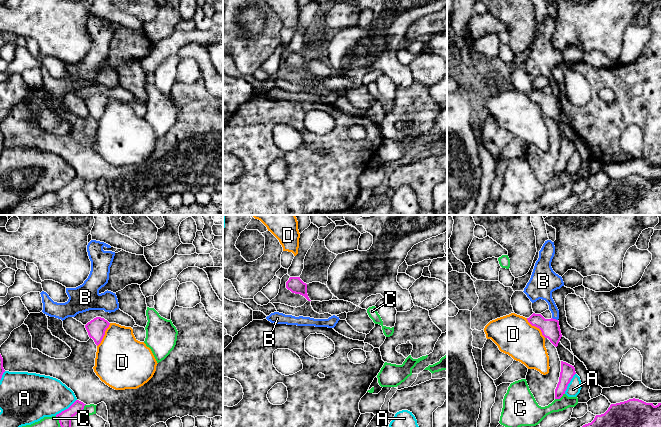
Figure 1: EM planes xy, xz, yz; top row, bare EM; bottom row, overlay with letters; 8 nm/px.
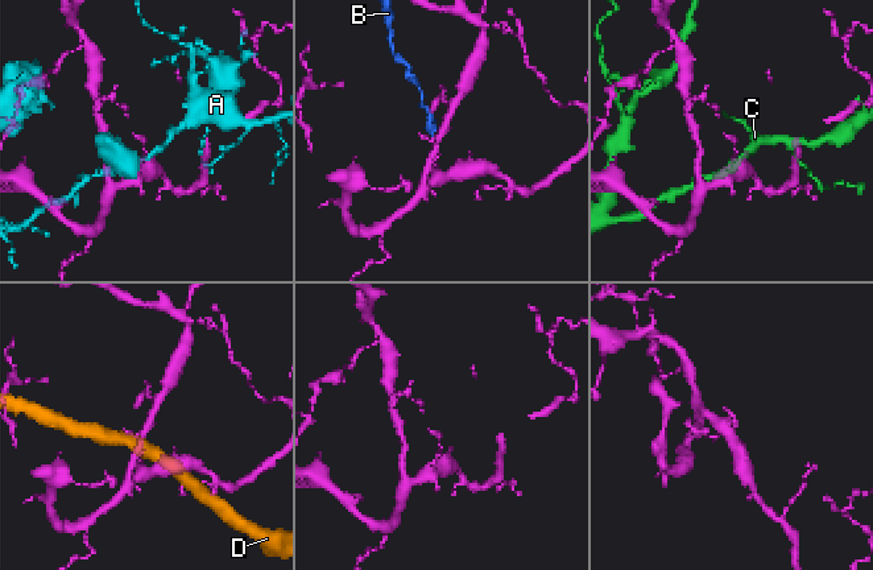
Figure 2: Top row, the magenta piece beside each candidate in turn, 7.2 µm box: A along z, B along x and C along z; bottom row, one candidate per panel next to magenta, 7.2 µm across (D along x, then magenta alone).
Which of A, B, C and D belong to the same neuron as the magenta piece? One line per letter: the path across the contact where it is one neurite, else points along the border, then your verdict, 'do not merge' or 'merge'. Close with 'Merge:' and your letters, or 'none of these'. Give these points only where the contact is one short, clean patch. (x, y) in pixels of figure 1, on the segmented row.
A: do not merge
B: border along yz (552, 317), (557, 320); do not merge
C: do not merge
D: do not merge
Merge: none of these

